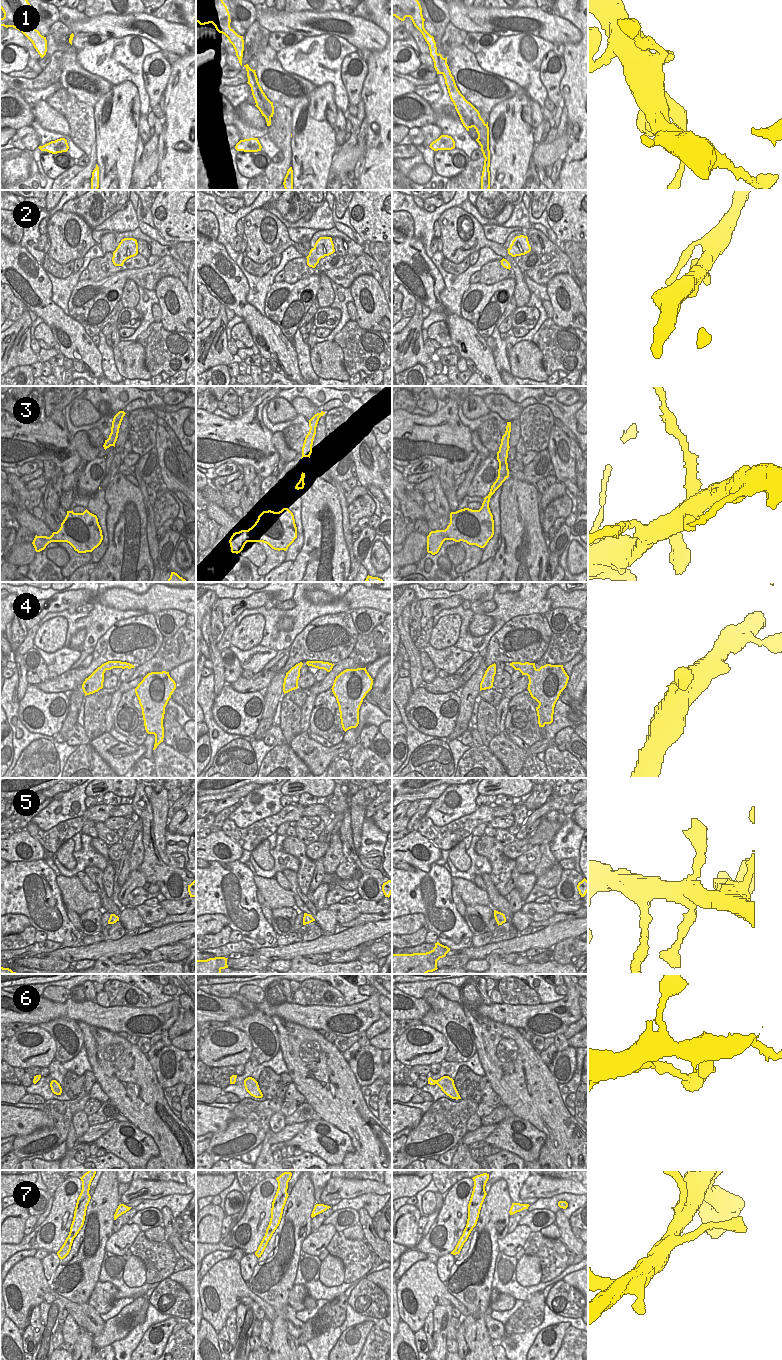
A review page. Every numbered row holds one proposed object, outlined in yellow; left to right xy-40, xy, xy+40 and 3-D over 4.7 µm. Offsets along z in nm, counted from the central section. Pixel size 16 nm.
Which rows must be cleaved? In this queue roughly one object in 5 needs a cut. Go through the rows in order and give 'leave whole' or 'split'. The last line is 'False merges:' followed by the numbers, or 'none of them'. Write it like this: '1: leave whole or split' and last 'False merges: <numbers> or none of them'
1: split
2: leave whole
3: leave whole
4: leave whole
5: leave whole
6: leave whole
7: leave whole
False merges: 1

